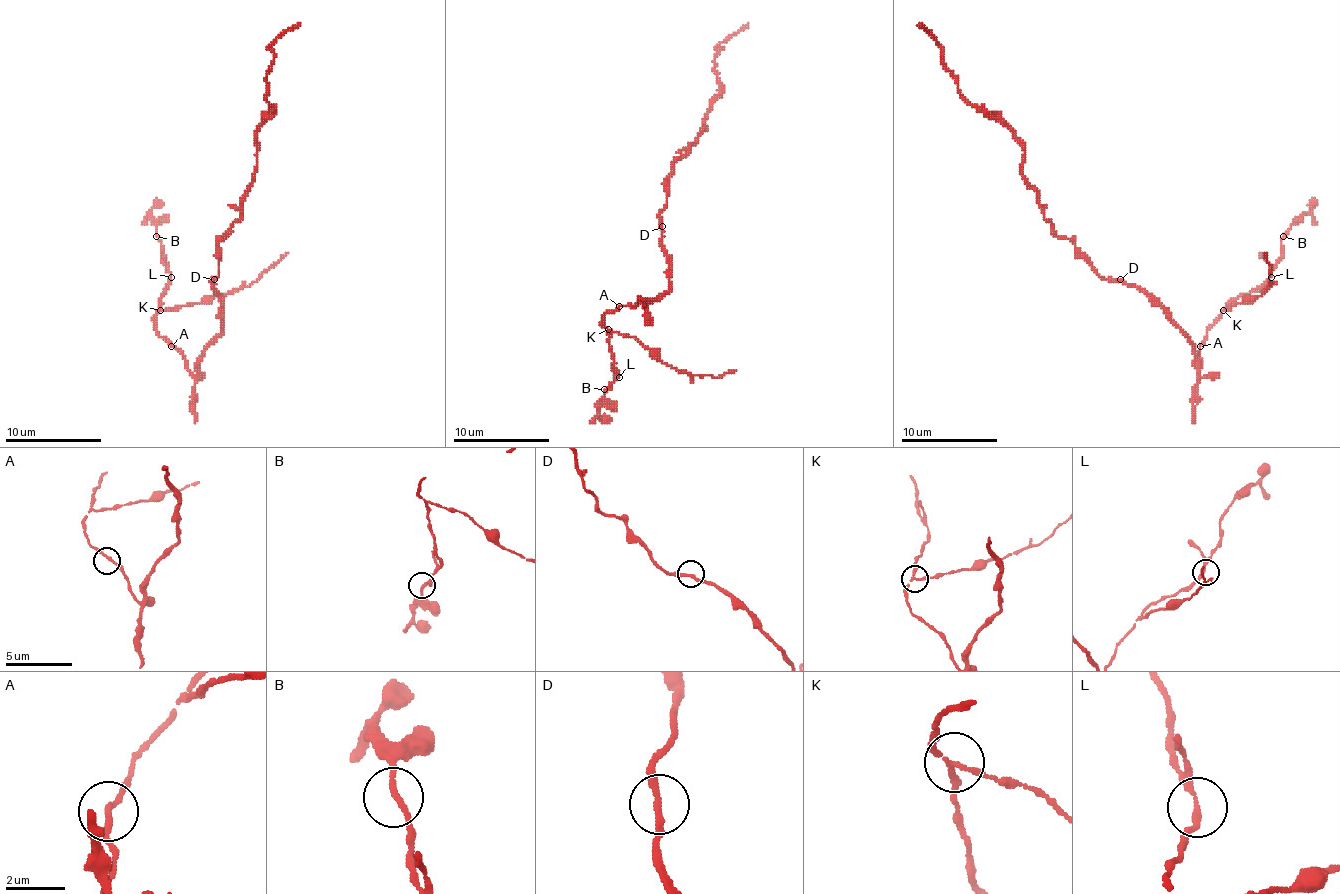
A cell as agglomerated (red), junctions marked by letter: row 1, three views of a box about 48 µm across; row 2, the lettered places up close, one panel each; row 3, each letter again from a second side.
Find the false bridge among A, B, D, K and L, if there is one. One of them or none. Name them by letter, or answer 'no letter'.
K

